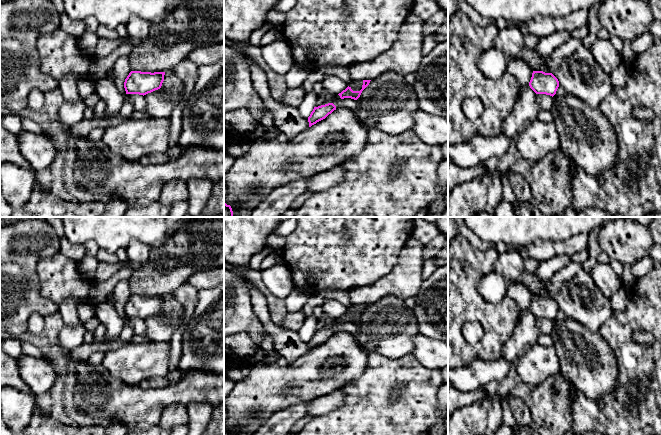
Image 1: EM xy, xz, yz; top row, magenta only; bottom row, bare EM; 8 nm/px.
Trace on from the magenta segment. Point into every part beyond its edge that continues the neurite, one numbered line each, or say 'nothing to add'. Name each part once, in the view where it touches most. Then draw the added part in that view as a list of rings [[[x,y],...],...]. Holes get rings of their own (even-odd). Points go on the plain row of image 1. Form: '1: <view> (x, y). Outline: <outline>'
nothing to add

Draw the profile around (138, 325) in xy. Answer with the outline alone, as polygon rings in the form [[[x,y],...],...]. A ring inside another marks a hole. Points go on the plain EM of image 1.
[[[126,318],[125,322],[129,323],[132,326],[135,335],[145,336],[146,325],[143,319]]]

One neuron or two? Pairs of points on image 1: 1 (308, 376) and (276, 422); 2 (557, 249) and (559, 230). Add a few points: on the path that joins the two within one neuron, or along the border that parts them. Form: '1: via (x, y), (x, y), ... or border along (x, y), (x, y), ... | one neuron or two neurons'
1: border along (309, 401), (281, 408), (266, 420) | two neurons
2: border along (564, 240), (537, 240), (535, 242) | two neurons

